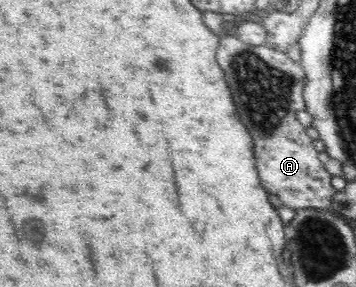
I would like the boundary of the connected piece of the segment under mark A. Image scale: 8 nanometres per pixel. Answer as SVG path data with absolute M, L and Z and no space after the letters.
M224 35L218 41L217 63L226 73L238 115L252 133L256 171L264 189L292 209L330 209L337 193L330 184L332 174L322 166L313 139L296 116L298 111L306 110L306 76L301 63L294 63L288 54L267 44L256 47L228 37Z

